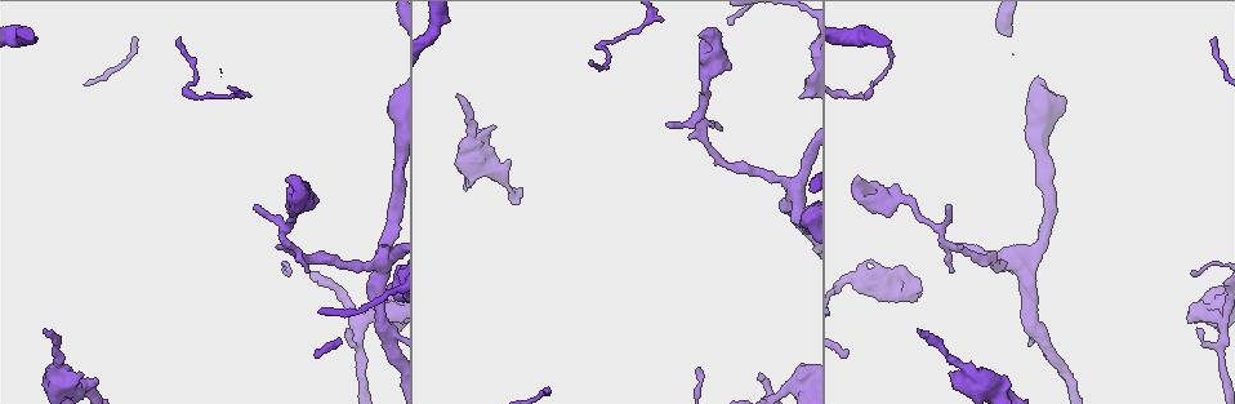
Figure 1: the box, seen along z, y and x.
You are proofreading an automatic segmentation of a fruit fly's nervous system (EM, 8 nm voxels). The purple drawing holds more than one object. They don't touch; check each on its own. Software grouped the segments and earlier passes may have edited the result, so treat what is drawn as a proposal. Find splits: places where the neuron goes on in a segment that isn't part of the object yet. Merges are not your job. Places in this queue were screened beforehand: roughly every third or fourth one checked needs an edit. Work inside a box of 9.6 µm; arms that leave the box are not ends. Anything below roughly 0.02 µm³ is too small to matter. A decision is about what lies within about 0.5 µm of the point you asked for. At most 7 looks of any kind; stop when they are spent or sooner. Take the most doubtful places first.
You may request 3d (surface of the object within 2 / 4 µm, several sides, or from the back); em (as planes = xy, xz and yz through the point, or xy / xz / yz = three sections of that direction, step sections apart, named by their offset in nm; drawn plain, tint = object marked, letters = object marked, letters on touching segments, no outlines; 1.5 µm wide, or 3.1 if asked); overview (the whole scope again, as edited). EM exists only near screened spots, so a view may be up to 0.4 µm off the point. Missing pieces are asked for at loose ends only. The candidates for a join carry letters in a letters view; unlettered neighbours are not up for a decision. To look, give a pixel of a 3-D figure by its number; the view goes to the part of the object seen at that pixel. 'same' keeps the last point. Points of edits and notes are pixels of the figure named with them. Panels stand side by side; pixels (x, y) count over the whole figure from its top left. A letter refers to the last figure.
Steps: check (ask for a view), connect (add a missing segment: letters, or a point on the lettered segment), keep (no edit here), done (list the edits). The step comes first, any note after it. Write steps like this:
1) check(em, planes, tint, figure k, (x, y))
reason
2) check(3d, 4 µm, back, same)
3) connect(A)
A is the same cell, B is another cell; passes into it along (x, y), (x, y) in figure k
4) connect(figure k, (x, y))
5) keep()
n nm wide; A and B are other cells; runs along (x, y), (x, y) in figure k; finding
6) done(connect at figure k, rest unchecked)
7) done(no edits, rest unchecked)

check(em, xy, step 4, letters, figure 1, (920, 289))
thick end

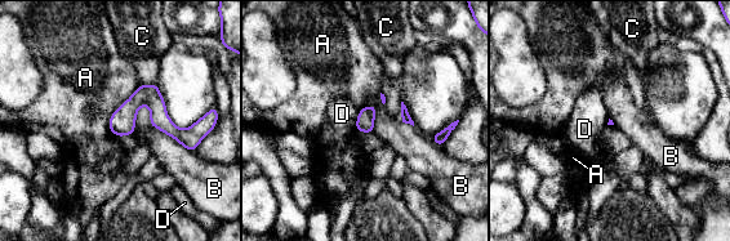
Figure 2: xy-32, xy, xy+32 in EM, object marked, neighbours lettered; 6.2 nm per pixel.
check(em, planes, letters, same)
cut it another way

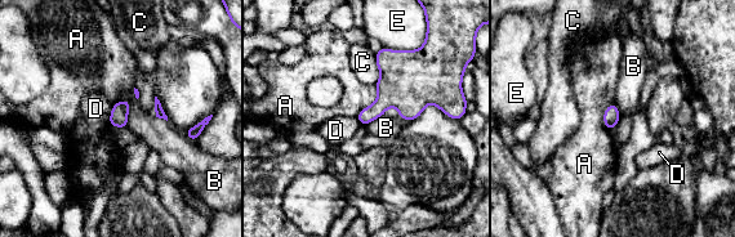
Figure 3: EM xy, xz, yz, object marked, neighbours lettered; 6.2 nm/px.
keep()
A, B, C, D and E are other cells; border along (124, 98), (130, 103), (128, 126) in figure 3; none of them fits

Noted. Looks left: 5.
check(3d, 2 µm, back, figure 1, (307, 271))
thin end

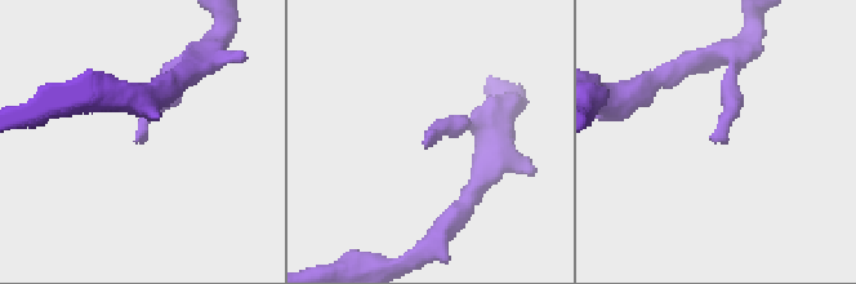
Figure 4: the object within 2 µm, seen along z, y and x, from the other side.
check(em, xy, step 8, tint, figure 4, (709, 137))
need the tissue

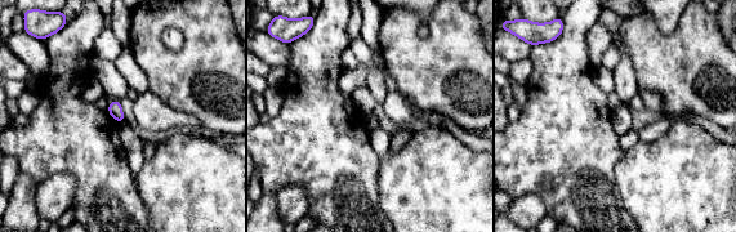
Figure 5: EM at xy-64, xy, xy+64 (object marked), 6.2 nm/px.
check(em, planes, letters, same)
another direction

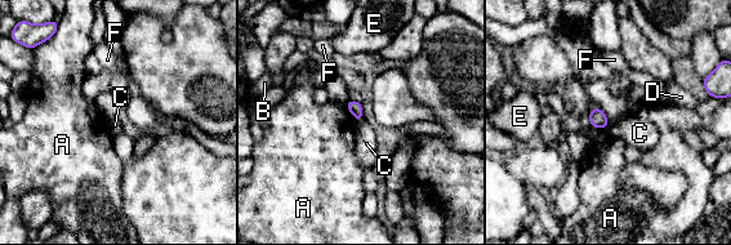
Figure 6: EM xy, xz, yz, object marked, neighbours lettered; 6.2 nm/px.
keep()
90 nm wide; A, B, C, D, E and F are other cells; none of them fits

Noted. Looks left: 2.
check(em, planes, letters, figure 1, (946, 205))
tapers out

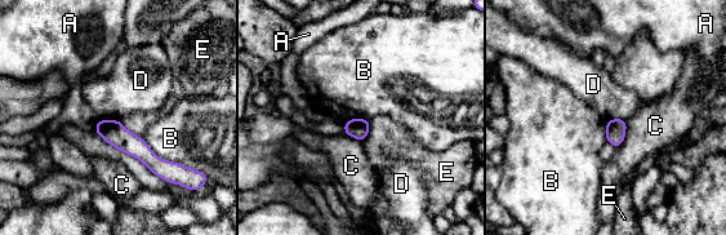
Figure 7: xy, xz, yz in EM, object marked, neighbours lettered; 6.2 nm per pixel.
keep()
130 nm wide; A, B, C, D and E are other cells; none of them fits

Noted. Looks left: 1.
done(no edits, rest unchecked)

